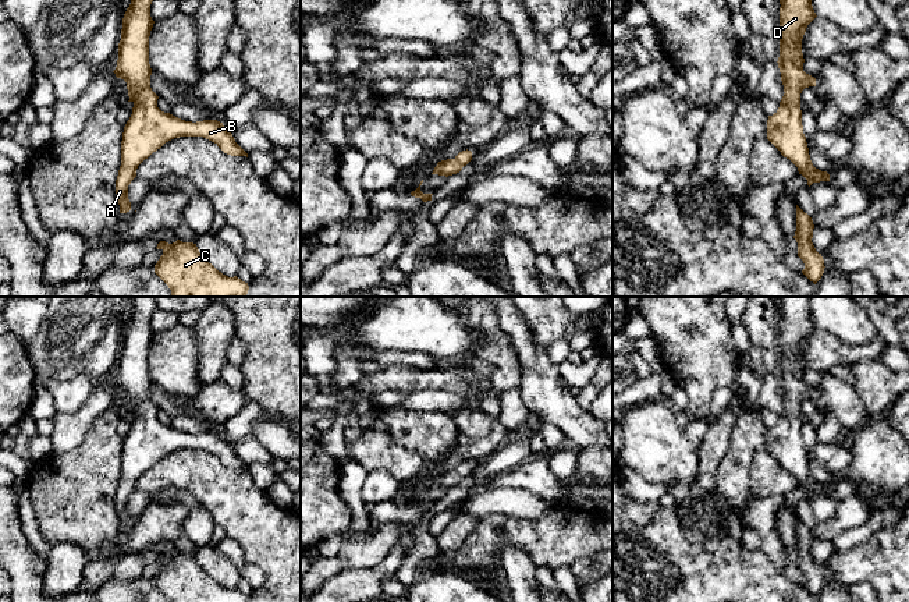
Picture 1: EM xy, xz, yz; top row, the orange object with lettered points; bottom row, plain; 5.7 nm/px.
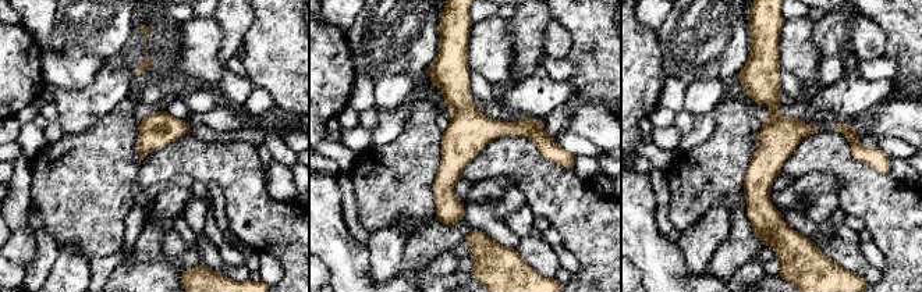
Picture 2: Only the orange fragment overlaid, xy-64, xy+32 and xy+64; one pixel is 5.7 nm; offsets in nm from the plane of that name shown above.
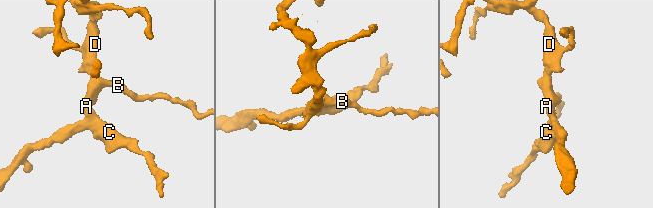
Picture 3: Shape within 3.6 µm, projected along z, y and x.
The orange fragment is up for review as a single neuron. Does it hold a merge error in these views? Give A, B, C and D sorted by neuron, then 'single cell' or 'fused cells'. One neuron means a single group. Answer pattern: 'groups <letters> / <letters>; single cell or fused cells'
groups A B C D; single cell

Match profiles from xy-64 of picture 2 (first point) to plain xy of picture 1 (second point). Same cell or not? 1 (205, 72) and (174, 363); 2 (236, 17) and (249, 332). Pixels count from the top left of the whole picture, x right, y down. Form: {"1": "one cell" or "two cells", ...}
{"1": "one cell", "2": "two cells"}

